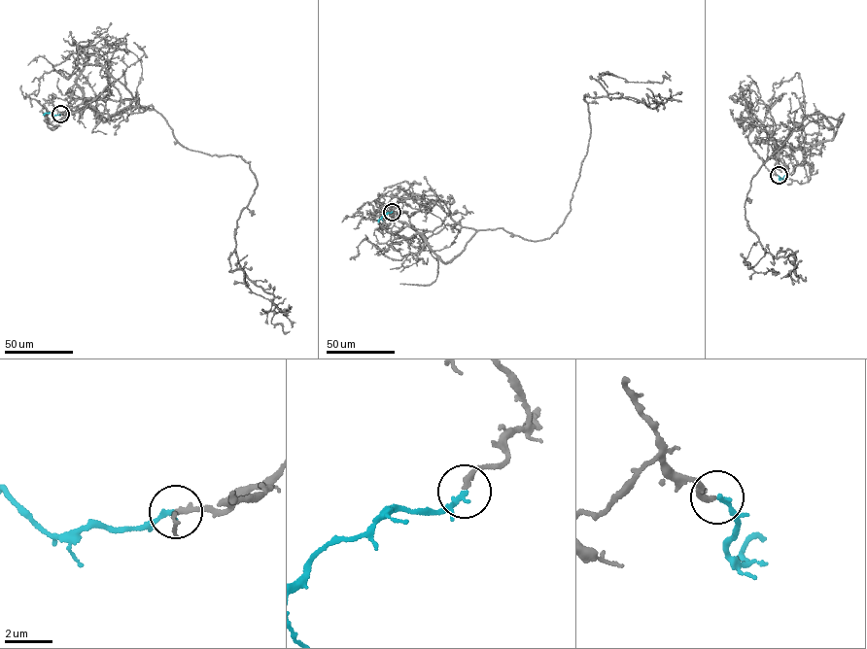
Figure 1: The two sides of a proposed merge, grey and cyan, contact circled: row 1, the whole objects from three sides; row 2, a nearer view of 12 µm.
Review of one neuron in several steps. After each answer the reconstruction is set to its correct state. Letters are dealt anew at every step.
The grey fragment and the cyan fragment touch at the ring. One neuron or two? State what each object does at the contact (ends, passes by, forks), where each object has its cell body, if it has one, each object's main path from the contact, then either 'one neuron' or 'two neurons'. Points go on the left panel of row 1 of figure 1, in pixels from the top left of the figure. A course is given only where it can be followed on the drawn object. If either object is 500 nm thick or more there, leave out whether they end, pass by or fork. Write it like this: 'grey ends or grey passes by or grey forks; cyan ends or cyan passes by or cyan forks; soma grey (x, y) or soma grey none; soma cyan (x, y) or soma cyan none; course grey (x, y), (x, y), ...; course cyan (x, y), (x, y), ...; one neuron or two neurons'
grey ends; cyan ends; soma grey none; soma cyan none; course grey (60, 114), (91, 98), (97, 115), (156, 110), (186, 148), (250, 162), (229, 272), (289, 304); course cyan (60, 114), (43, 115); one neuron

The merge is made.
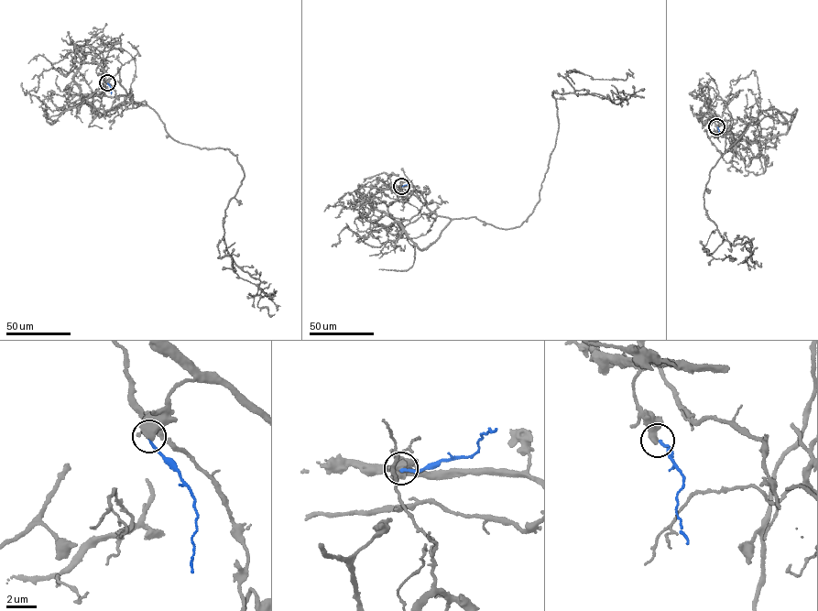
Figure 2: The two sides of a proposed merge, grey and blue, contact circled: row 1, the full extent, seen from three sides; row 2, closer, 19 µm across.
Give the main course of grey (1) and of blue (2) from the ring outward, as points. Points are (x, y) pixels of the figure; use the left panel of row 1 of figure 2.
1: (107, 82), (154, 109), (177, 141), (237, 155), (245, 176), (218, 258), (230, 256), (266, 295), (274, 289)
2: (107, 82), (111, 94)

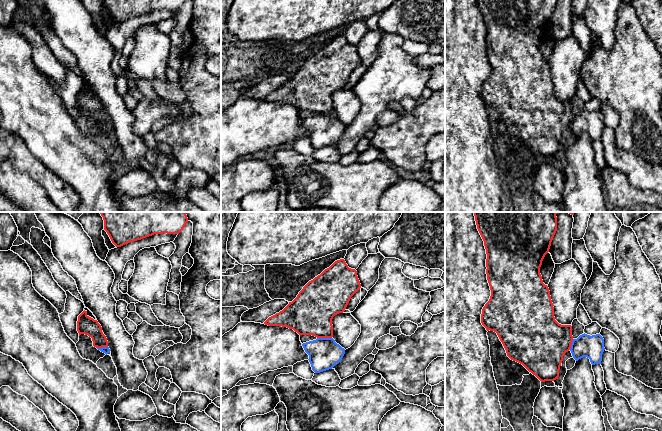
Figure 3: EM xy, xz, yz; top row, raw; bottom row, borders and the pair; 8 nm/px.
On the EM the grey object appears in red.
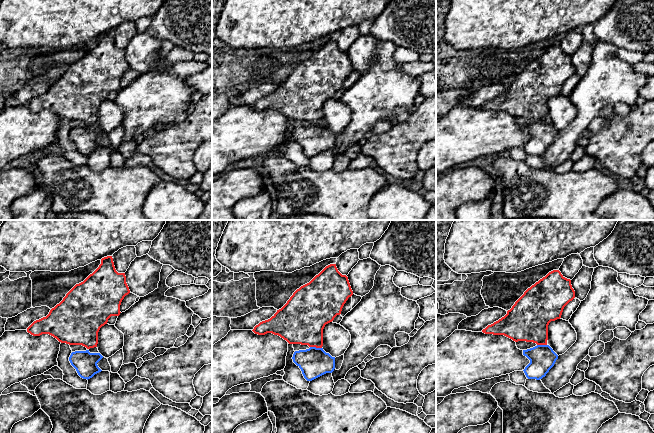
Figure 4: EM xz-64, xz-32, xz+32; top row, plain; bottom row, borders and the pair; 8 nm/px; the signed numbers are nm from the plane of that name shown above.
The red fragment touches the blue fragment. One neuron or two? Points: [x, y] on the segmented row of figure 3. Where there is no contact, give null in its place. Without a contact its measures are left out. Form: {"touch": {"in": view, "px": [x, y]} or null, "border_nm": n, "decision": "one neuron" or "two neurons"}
{"touch": {"in": "xz", "px": [324, 337]}, "border_nm": 120, "decision": "two neurons"}

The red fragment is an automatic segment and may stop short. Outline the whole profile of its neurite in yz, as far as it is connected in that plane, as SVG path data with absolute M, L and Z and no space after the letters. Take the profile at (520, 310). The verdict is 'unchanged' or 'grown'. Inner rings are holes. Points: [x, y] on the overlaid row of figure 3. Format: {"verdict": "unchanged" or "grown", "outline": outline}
{"verdict": "unchanged", "outline": "M474 212L477 229L486 249L486 274L491 290L489 301L482 309L481 323L487 331L497 333L507 356L522 364L541 382L559 377L563 356L571 348L572 326L561 325L554 317L554 307L547 285L543 283L540 267L549 252L557 231L557 212Z"}

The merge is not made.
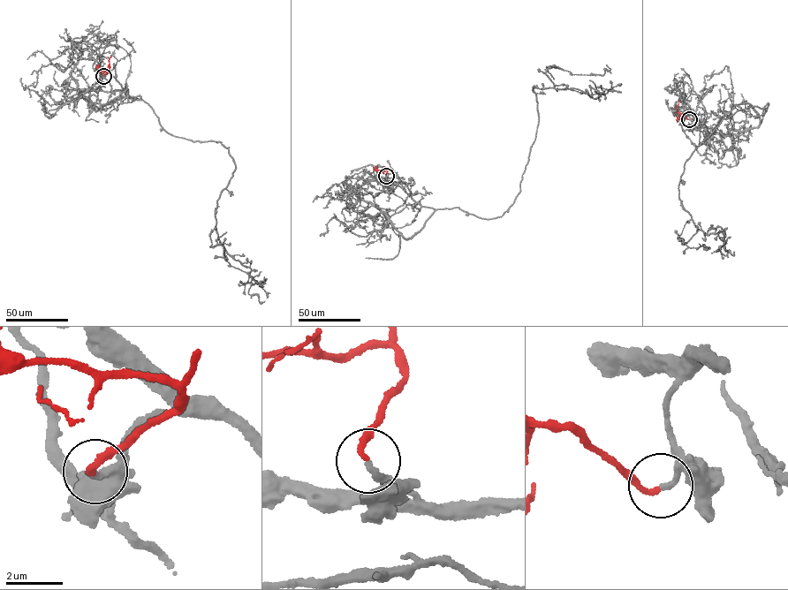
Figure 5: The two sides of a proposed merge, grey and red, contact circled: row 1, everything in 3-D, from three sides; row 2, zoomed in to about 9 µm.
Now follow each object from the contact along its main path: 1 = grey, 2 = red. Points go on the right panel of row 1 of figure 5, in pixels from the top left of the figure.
1: (689, 119), (767, 109), (723, 119), (685, 163), (679, 200), (698, 229), (680, 240), (709, 247), (699, 244)
2: (689, 119), (678, 111), (679, 100)

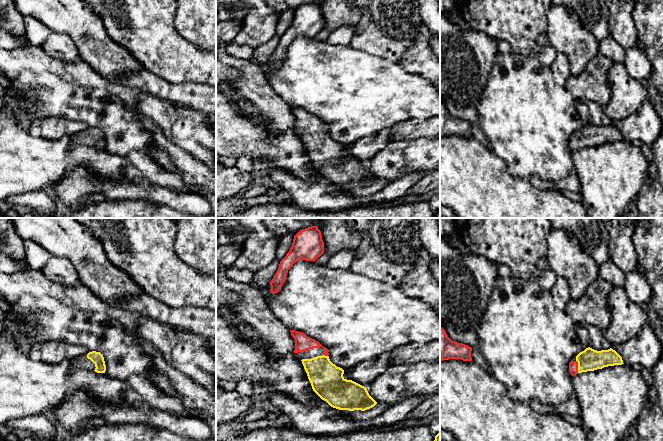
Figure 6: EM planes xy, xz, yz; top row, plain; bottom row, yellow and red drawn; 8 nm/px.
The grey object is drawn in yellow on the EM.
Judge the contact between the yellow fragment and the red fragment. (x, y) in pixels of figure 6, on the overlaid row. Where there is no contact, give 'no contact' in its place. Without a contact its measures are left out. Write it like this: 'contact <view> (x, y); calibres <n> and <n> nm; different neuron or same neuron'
contact yz (578, 366); calibres 180 and 80 nm; same neuron

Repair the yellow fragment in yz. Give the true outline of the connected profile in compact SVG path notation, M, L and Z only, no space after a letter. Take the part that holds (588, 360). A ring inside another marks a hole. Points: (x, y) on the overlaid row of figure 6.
M588 347L576 356L575 361L569 363L569 372L575 376L578 373L622 364L624 364L622 357L612 348L597 351Z

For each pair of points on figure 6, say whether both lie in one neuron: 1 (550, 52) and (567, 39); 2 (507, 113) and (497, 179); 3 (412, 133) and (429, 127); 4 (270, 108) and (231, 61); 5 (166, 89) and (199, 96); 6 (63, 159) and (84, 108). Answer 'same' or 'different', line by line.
1: different
2: different
3: same
4: same
5: same
6: different

